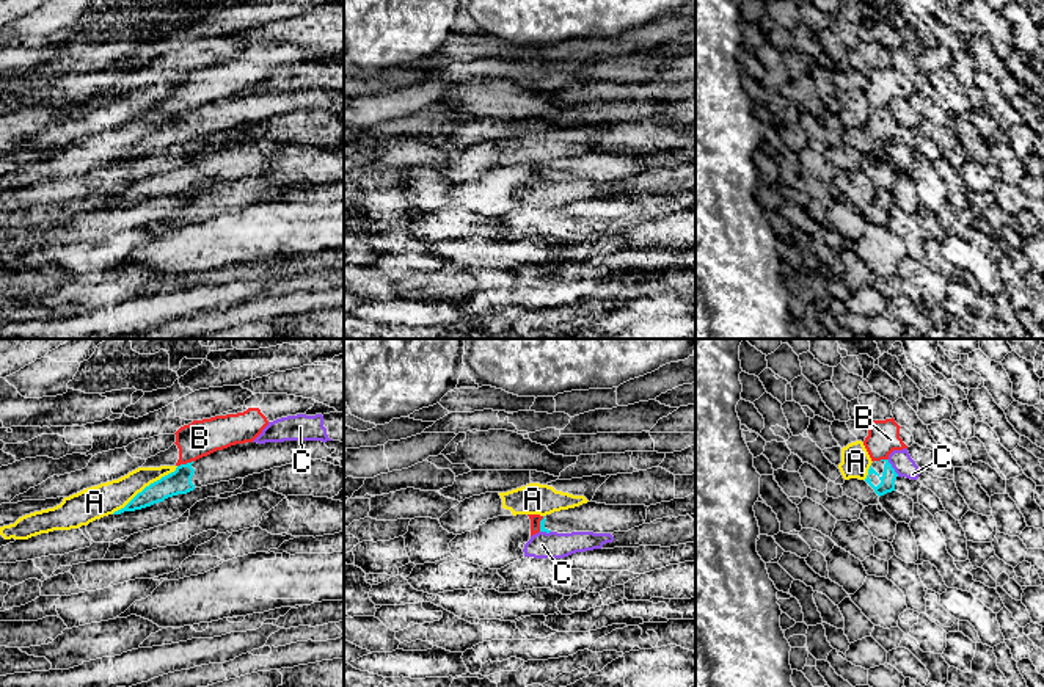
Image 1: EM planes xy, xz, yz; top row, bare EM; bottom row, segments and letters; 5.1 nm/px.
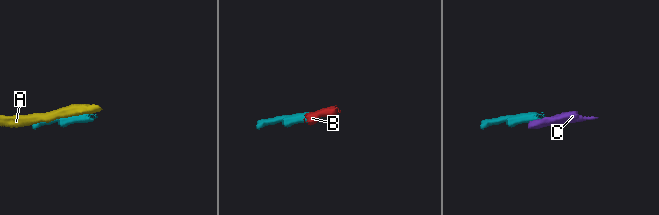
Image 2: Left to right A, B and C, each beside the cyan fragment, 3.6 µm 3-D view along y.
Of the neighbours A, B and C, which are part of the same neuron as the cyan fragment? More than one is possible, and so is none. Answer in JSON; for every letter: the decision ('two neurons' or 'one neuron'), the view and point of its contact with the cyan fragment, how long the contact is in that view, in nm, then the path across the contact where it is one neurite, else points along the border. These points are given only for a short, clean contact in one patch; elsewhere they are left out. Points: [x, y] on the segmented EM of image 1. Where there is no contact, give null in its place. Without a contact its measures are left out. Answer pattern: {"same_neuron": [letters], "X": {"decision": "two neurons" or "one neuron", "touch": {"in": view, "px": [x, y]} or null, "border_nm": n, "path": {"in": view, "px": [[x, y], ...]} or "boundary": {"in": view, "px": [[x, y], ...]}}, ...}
{"same_neuron": [], "A": {"decision": "two neurons", "touch": {"in": "xy", "px": [146, 487]}, "border_nm": 420}, "B": {"decision": "two neurons", "touch": {"in": "xy", "px": [184, 465]}, "border_nm": 90, "boundary": {"in": "xy", "px": [[192, 460], [178, 466]]}}, "C": {"decision": "two neurons", "touch": {"in": "yz", "px": [892, 468]}, "border_nm": 110, "boundary": {"in": "yz", "px": [[887, 460], [898, 476]]}}}

